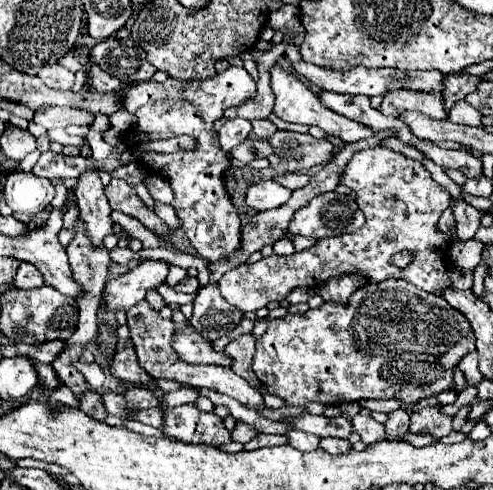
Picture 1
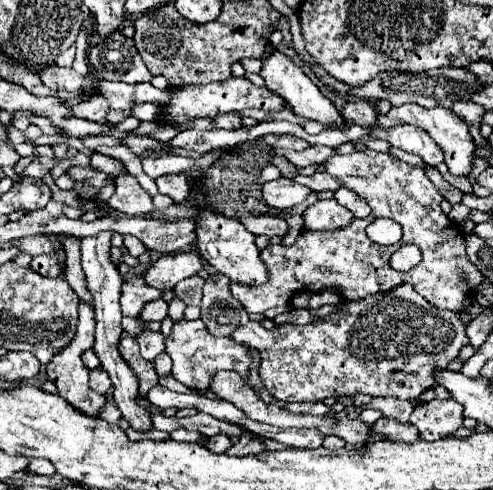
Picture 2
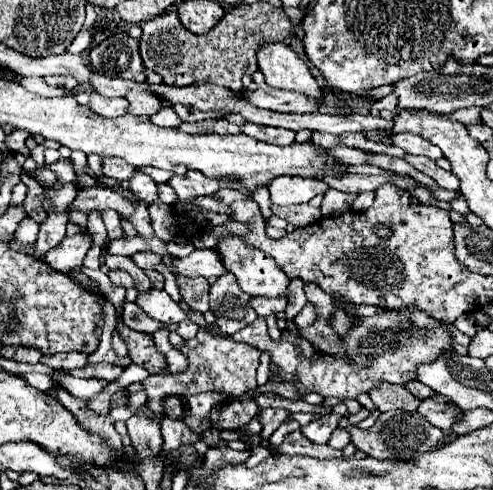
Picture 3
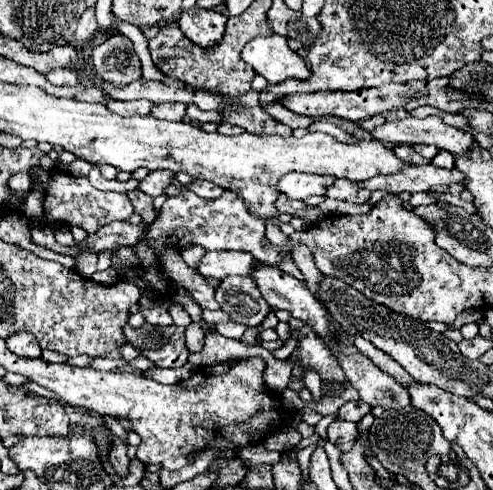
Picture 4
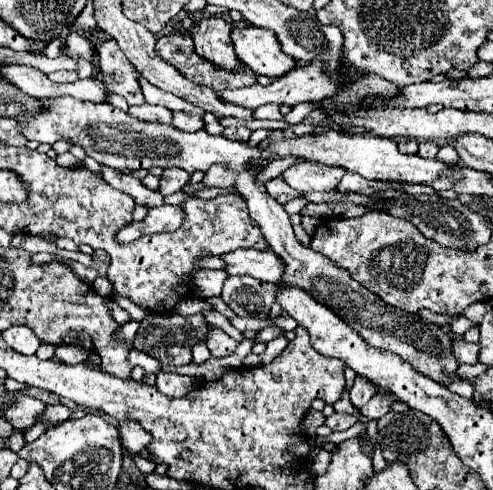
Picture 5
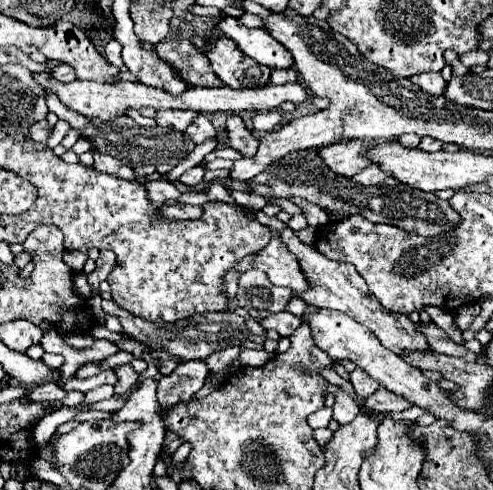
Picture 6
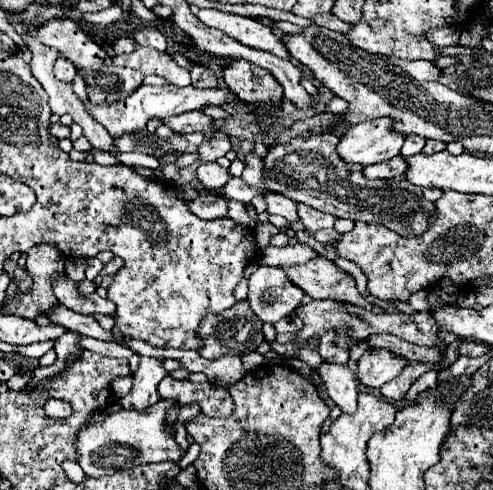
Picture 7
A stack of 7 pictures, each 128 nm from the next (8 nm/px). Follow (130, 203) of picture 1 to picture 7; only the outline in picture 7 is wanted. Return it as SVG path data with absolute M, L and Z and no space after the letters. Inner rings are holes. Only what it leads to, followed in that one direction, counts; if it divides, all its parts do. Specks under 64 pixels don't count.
M202 164L198 170L196 170L196 176L200 180L202 186L206 188L218 188L218 186L226 186L230 174L226 168L218 166L218 164Z

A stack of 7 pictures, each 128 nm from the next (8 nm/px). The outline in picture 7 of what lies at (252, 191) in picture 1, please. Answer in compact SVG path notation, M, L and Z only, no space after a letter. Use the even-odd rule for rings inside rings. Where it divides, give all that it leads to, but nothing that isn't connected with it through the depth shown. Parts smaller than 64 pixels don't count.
M372 120L372 124L358 124L340 136L336 146L338 156L348 164L378 164L400 154L404 136L388 128L388 120Z

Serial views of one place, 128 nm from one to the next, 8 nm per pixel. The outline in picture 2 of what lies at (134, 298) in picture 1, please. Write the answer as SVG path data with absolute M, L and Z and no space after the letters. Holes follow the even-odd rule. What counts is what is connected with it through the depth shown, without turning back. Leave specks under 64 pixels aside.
M182 252L174 256L156 258L144 272L142 278L146 286L158 290L172 290L180 280L198 274L204 268L204 262L196 252Z

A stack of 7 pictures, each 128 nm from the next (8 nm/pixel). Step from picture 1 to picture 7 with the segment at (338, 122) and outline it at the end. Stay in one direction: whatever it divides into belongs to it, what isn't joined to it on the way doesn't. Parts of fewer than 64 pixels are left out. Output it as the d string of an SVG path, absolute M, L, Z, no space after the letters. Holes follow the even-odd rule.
M204 8L198 12L198 18L216 28L222 30L224 34L228 34L230 38L238 40L240 44L254 48L254 50L264 50L270 52L274 56L280 56L282 60L290 60L288 50L284 48L284 44L274 36L272 28L258 22L256 18L248 18L248 16L238 16L238 14L226 14L226 12L218 12L218 10L210 10Z

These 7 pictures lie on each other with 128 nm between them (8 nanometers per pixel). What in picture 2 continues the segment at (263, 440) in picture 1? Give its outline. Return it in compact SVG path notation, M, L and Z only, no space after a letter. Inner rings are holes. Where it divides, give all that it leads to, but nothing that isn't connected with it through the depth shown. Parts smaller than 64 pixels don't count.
M239 426L242 428L242 436L240 439L226 454L228 456L246 456L246 454L258 454L258 452L262 452L262 450L266 450L266 444L254 434L254 432L250 432L250 430L246 430L244 426Z

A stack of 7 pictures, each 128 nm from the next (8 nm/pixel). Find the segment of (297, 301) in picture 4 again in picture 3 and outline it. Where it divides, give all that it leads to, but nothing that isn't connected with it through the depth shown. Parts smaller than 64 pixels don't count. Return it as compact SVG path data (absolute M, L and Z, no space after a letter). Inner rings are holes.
M222 236L218 238L218 244L214 246L216 252L222 256L222 264L228 272L232 272L238 280L238 286L250 294L250 296L266 296L266 298L278 298L288 294L288 278L284 276L284 272L280 272L280 268L276 266L276 262L266 256L264 252L260 252L258 248L244 244L242 236Z

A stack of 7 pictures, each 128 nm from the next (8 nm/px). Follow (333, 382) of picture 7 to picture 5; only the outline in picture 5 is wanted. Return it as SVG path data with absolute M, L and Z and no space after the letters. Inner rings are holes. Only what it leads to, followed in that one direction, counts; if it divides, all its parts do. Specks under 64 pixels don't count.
M332 414L326 418L324 422L330 430L348 430L350 426L356 424L356 418L354 416L348 416L348 414Z

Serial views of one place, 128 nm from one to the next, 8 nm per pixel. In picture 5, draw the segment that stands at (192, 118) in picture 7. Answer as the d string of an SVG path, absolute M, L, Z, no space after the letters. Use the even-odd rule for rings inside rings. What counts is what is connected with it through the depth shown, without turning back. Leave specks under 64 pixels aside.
M140 104L140 106L130 106L128 108L128 114L132 118L138 118L138 120L160 120L164 124L170 124L170 118L172 118L172 112L168 108L162 108L162 106L154 106L154 104Z

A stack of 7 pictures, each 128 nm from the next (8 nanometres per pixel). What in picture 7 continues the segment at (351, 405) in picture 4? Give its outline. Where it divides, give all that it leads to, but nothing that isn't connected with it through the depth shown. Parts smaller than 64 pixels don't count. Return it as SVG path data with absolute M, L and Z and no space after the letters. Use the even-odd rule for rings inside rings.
M376 348L376 352L364 352L364 356L360 358L356 378L360 384L378 390L382 384L400 374L406 364L408 362L400 360L400 356L392 356L392 352L384 348Z

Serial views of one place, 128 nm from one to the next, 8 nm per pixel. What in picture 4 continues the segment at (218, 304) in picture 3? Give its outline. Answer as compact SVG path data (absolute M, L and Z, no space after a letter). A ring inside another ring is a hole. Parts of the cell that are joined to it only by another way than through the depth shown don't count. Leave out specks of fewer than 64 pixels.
M228 276L216 288L216 302L230 314L232 322L258 326L268 316L270 306L262 300L260 290L248 276Z

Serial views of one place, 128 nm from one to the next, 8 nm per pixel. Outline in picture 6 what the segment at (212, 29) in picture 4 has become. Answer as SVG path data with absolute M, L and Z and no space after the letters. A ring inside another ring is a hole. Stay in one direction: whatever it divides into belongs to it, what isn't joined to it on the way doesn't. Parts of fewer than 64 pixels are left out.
M218 36L216 40L204 46L206 56L214 74L232 88L254 88L268 84L270 68L256 64L252 58L244 56L238 46L226 38Z

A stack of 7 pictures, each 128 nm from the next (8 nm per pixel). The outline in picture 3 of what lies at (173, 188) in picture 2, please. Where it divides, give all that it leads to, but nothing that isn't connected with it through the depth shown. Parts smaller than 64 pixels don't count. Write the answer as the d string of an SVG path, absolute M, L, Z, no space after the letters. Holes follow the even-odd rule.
M188 170L184 176L172 176L168 184L178 194L178 200L190 200L196 196L212 196L218 192L218 182L204 176L198 170Z

